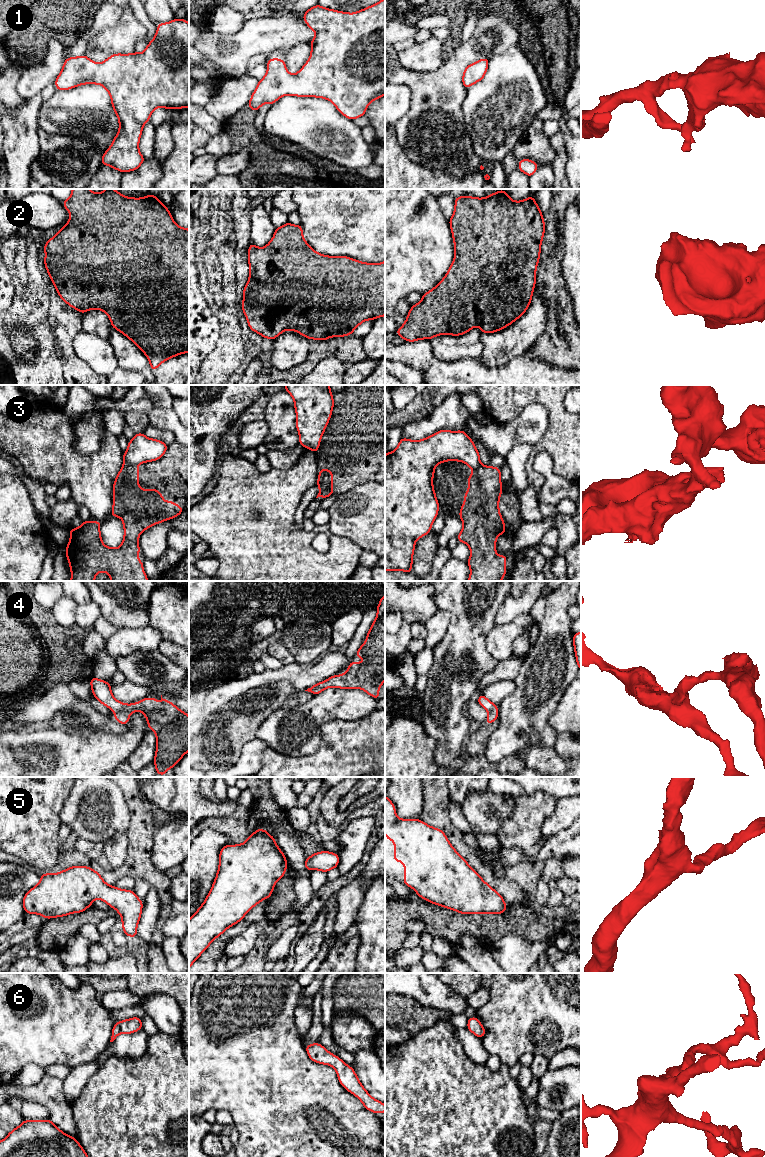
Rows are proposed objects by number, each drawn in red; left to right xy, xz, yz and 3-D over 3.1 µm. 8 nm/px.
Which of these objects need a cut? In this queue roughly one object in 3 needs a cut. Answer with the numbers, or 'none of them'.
3, 4

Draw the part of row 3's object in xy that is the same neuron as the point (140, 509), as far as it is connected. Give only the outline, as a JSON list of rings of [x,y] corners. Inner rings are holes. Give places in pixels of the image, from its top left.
[[[137,465],[123,466],[113,485],[113,507],[111,516],[120,517],[124,527],[124,538],[118,548],[104,545],[100,534],[100,521],[83,521],[79,528],[70,529],[70,541],[66,546],[71,580],[95,581],[97,573],[107,573],[111,581],[149,581],[144,569],[143,561],[138,559],[140,534],[153,525],[173,519],[183,512],[180,505],[173,501],[164,501],[163,495],[157,489],[139,488],[139,470]]]

